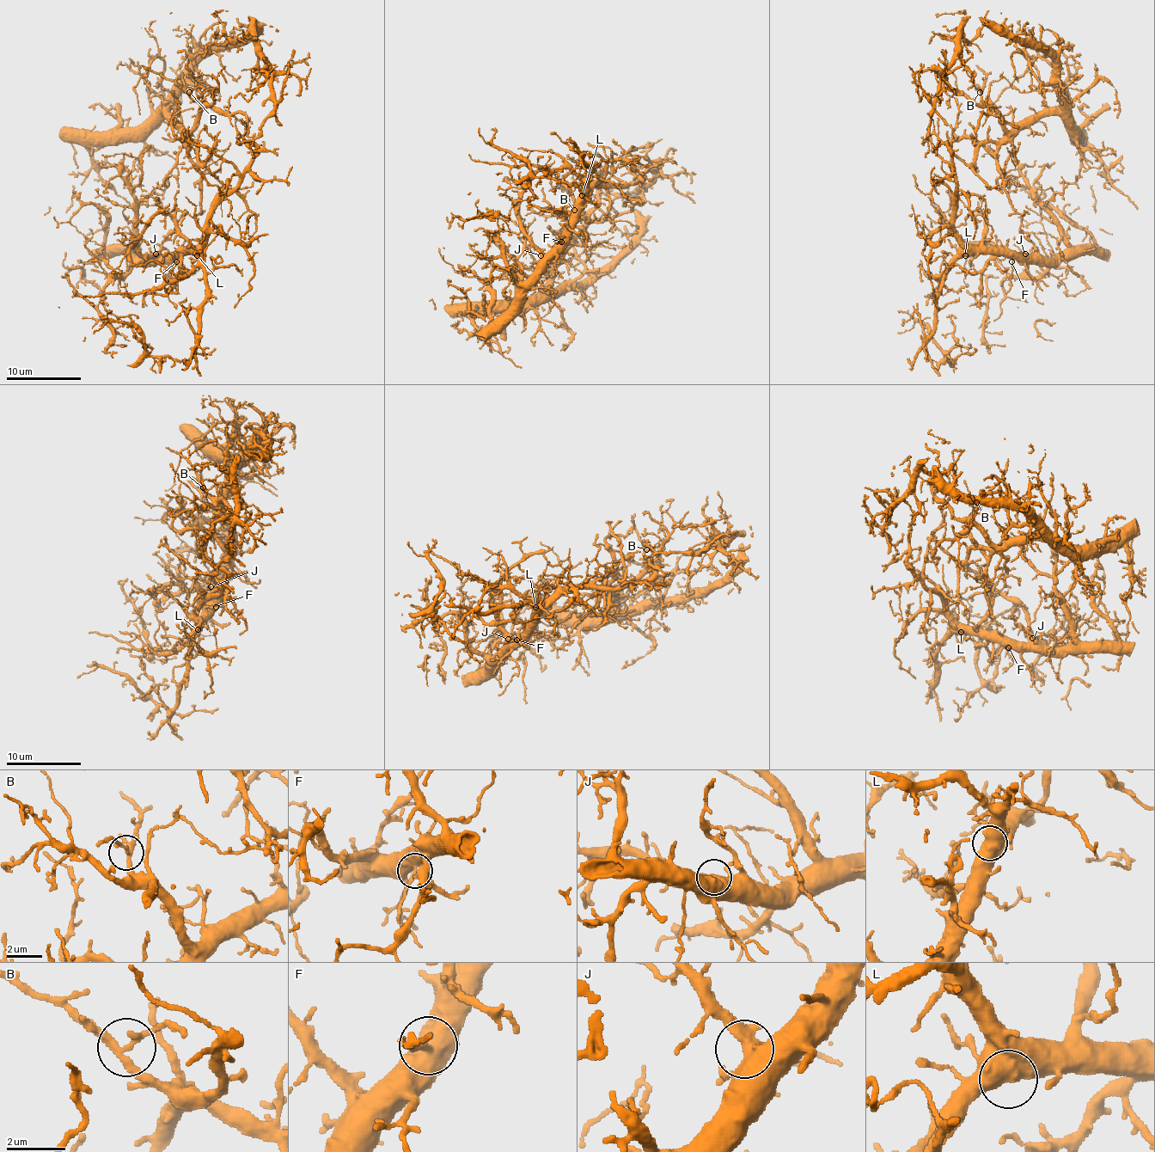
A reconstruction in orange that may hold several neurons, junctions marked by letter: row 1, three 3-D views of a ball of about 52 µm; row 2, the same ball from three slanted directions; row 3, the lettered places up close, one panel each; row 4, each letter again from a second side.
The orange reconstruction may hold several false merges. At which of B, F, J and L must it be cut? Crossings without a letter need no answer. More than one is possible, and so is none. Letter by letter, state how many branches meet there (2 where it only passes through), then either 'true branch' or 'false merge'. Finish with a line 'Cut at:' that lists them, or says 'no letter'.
B: 3 branches meet; true branch
F: 2 branches meet; true branch
J: 2 branches meet; true branch
L: 1 branches meet; true branch
Cut at: no letter

